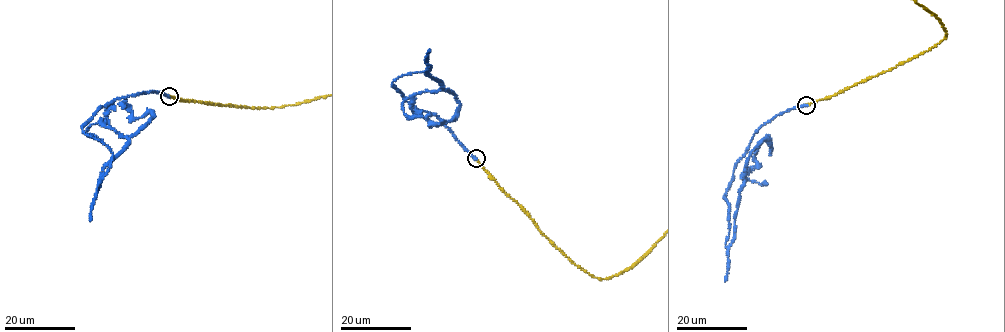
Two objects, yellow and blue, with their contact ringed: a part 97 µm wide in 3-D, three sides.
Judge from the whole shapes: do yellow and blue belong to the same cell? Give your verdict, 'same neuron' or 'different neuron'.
different neuron

